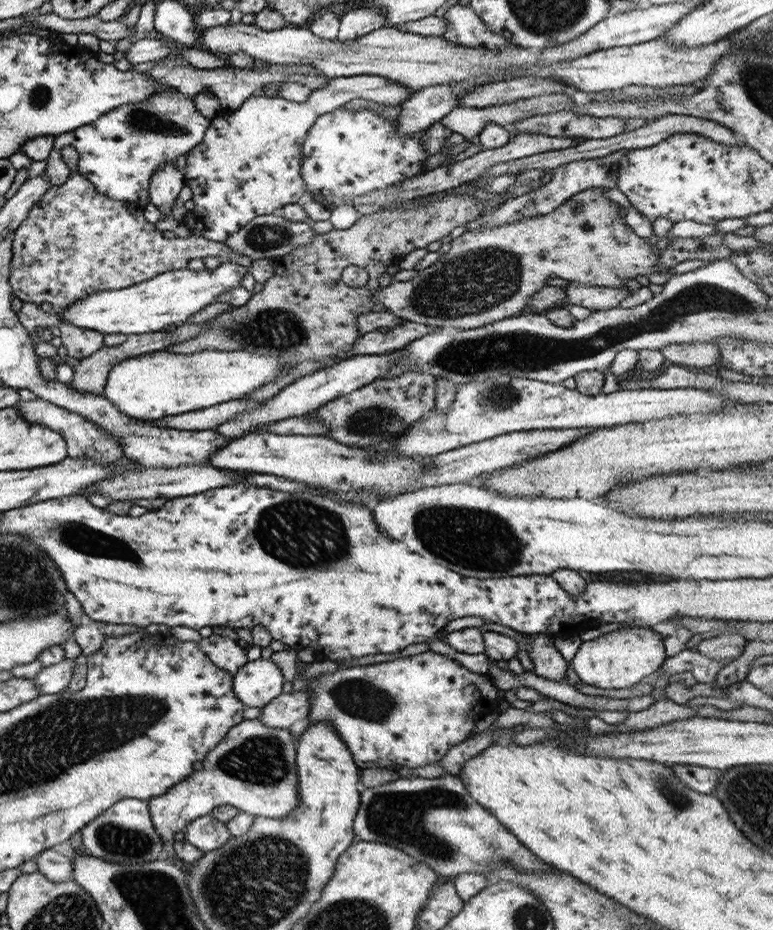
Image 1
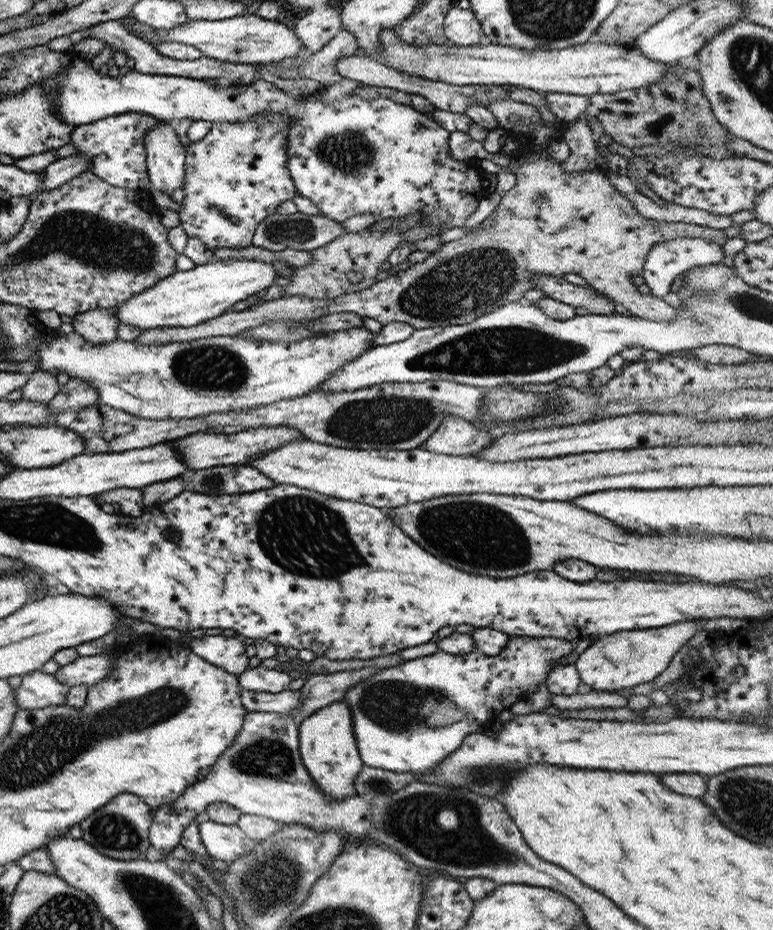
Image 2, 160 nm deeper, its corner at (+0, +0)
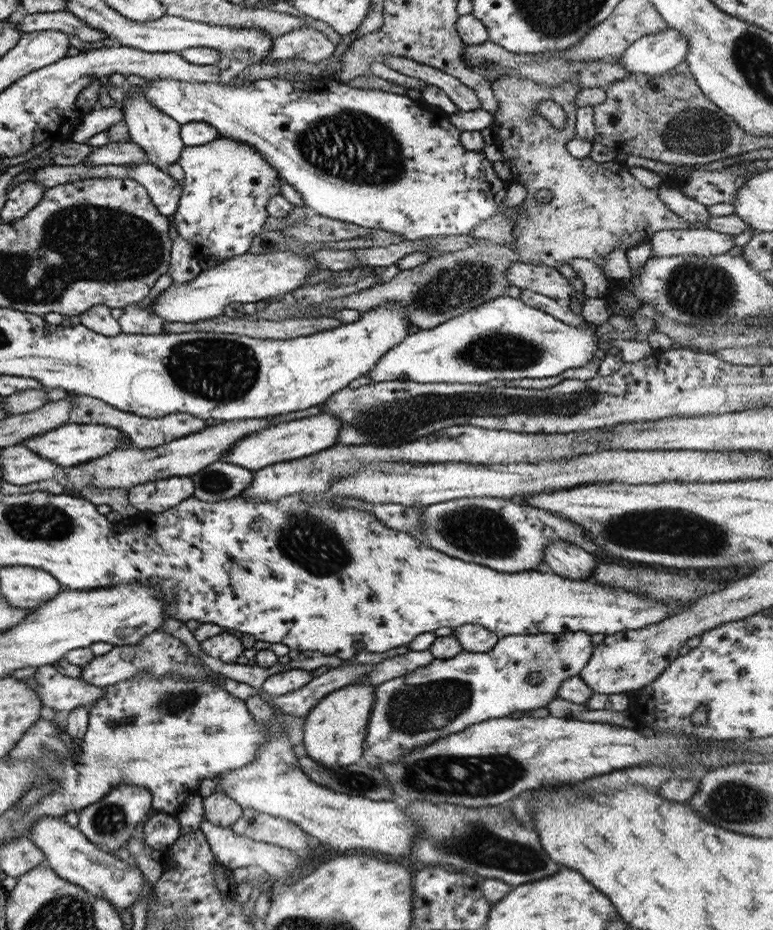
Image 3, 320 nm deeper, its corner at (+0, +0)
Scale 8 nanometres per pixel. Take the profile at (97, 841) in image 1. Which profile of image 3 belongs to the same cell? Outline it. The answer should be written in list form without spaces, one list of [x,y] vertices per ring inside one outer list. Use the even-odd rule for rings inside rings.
[[[117,783],[99,801],[88,804],[77,812],[79,822],[76,828],[93,844],[107,852],[114,852],[117,847],[125,846],[131,835],[134,836],[134,829],[149,809],[151,793],[145,787]]]

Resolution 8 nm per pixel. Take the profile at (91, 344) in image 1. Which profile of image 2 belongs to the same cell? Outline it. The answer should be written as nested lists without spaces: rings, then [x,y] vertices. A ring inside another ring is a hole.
[[[113,306],[109,308],[94,308],[93,310],[86,310],[79,314],[74,314],[70,322],[73,331],[80,334],[89,344],[93,346],[103,346],[107,342],[112,342],[116,338],[118,327],[118,318],[114,315]]]

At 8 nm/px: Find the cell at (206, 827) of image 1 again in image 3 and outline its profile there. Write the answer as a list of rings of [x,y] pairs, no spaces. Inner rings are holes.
[[[202,819],[199,829],[203,831],[218,864],[231,871],[234,868],[259,866],[264,872],[264,878],[280,878],[286,872],[292,872],[300,863],[302,855],[298,852],[267,843],[255,842],[244,836],[237,836],[229,827],[219,827]]]

